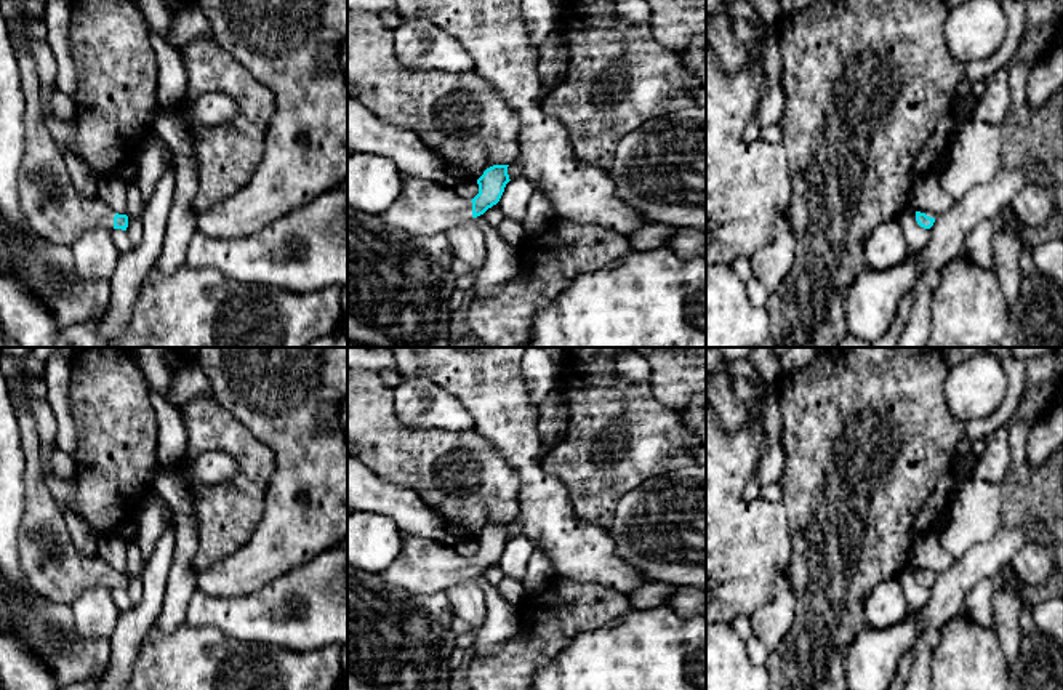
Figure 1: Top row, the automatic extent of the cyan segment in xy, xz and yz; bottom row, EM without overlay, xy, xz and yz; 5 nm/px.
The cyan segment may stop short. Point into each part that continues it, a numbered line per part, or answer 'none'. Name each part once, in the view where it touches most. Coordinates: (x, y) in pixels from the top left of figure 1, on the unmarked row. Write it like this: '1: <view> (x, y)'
1: xz (423, 567)

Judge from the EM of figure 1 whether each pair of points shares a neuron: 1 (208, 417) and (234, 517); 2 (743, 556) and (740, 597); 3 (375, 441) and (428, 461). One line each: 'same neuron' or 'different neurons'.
1: same neuron
2: same neuron
3: same neuron

